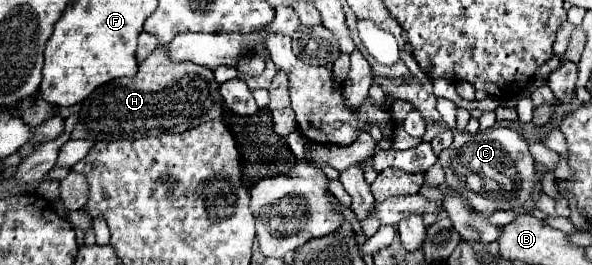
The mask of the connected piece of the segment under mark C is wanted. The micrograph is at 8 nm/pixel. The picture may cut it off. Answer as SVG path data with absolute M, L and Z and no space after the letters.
M457 125L451 131L455 135L451 147L439 153L445 183L453 193L465 197L481 217L503 209L517 209L531 199L531 191L537 183L535 161L529 155L527 141L519 133L507 127L491 127L487 131L467 133L459 131Z

